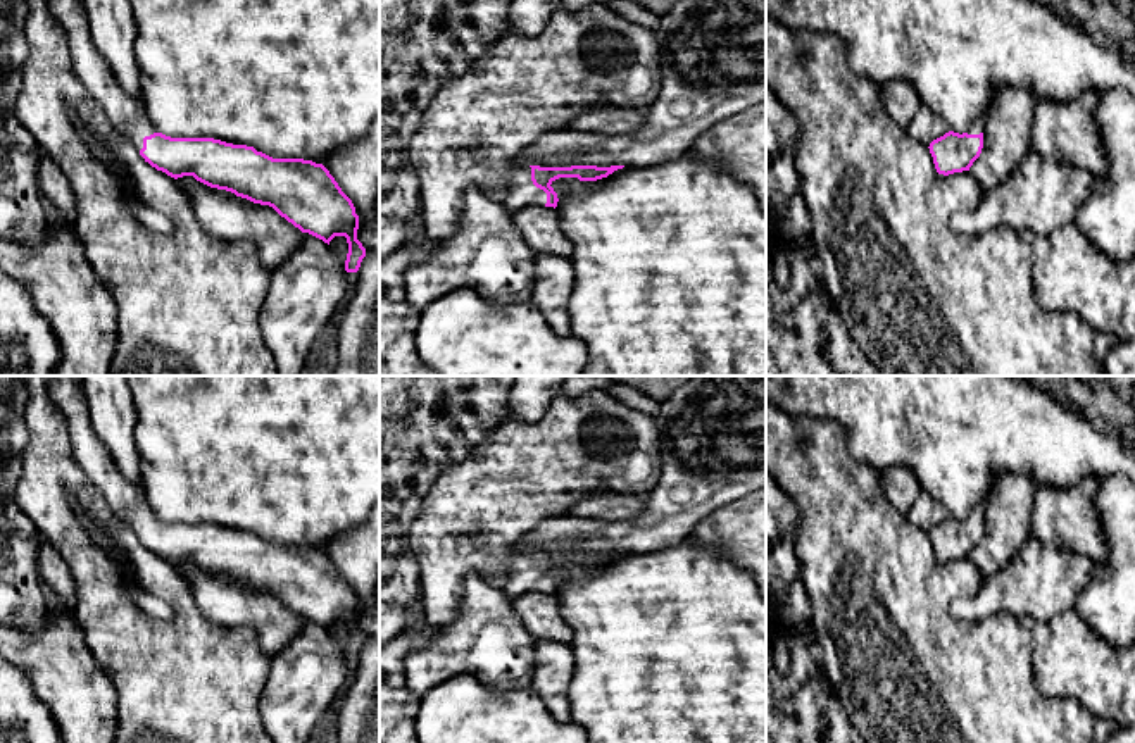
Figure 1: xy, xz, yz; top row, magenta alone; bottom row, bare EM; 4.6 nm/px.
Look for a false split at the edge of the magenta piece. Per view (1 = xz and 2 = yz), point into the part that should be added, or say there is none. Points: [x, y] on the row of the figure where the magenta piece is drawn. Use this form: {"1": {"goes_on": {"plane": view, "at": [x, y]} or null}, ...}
{"1": {"goes_on": {"plane": "xz", "at": [521, 192]}}, "2": {"goes_on": {"plane": "yz", "at": [977, 126]}}}

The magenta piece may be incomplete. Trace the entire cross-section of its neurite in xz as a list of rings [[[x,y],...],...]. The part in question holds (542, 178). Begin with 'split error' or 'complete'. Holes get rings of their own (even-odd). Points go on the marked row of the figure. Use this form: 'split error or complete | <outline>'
split error | [[[517,160],[509,172],[509,184],[499,195],[507,212],[516,214],[523,207],[557,207],[557,193],[550,186],[559,178],[578,178],[580,181],[597,181],[607,178],[624,165],[597,167],[597,165],[571,165],[571,167],[540,167],[530,165],[526,160]]]

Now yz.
split error | [[[975,121],[963,134],[949,131],[930,143],[930,153],[938,174],[969,171],[983,148],[985,121]]]

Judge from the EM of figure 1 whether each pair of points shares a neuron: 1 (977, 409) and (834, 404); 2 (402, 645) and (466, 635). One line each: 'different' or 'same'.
1: same
2: different

